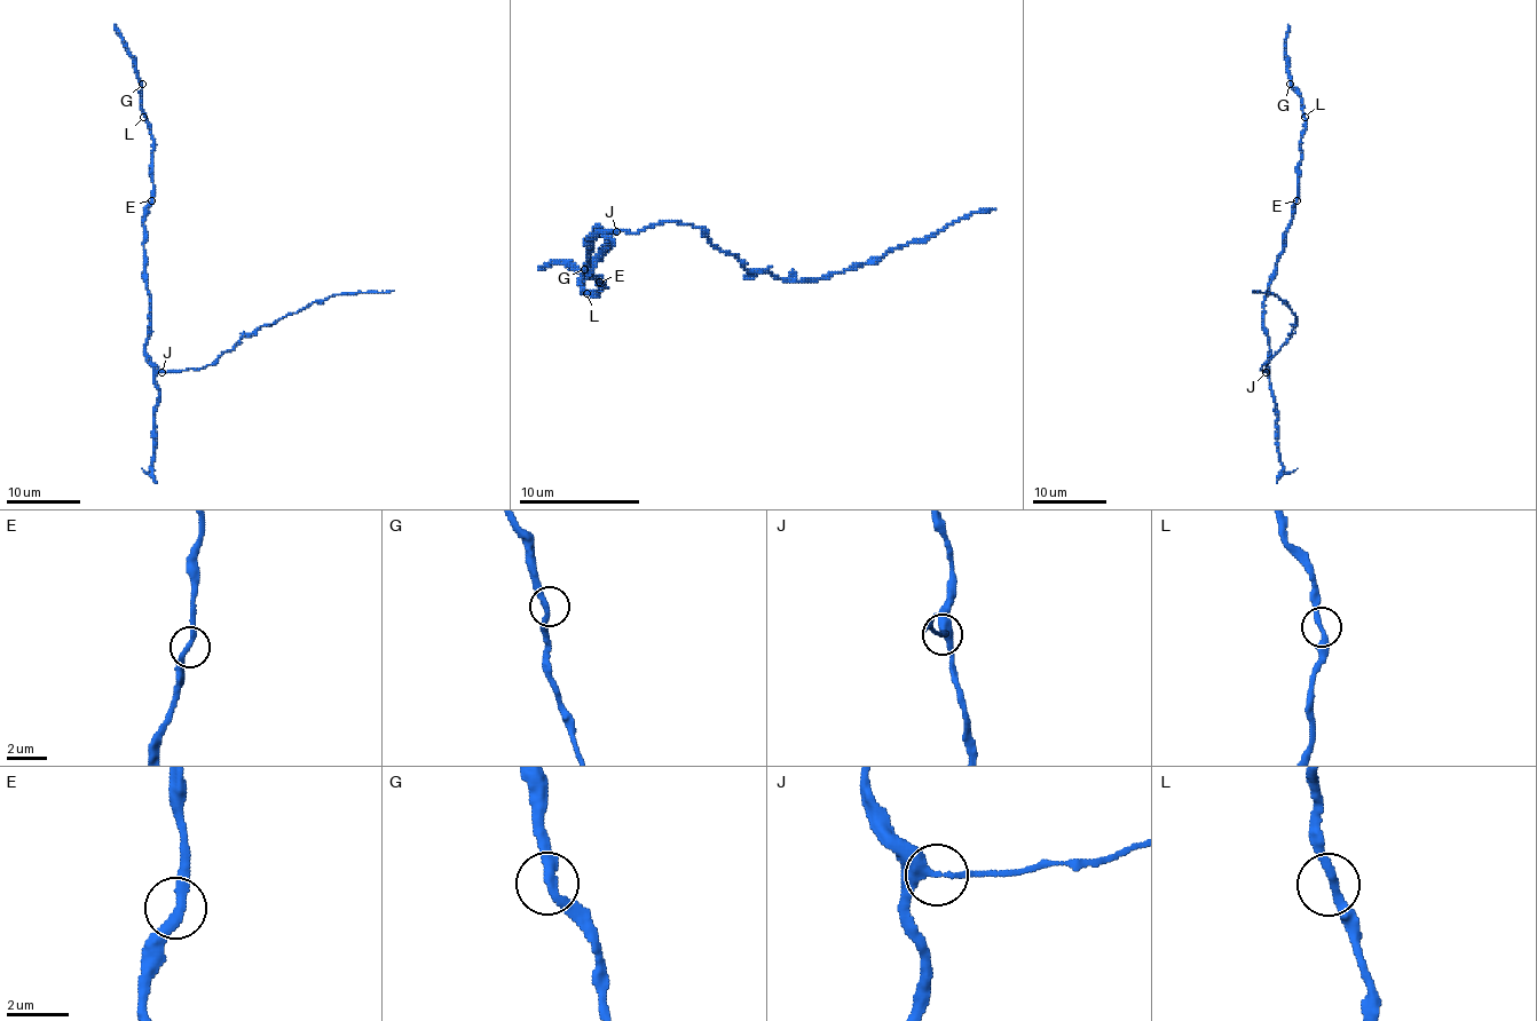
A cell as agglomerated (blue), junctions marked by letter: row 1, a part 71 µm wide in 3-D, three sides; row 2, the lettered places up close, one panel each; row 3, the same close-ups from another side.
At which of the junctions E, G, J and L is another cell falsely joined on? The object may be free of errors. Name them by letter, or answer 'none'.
none

